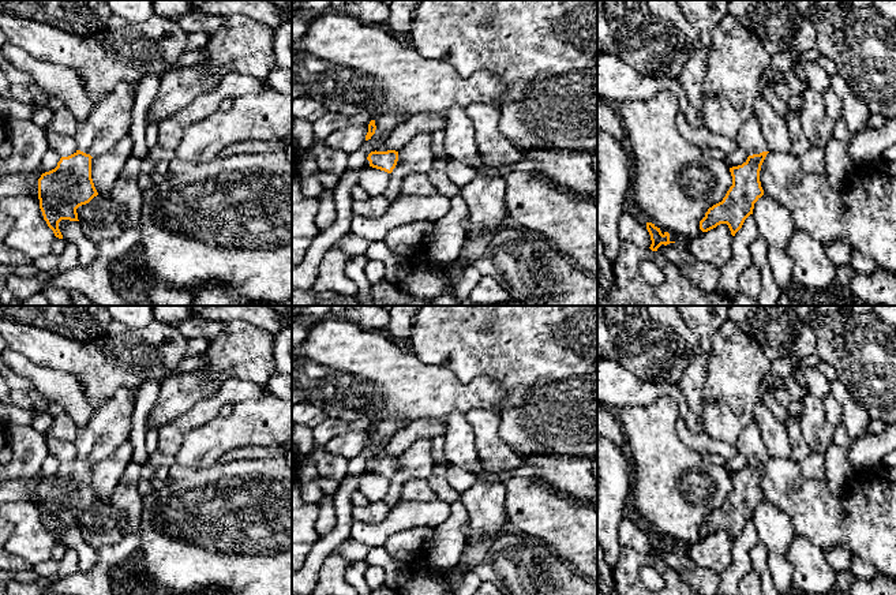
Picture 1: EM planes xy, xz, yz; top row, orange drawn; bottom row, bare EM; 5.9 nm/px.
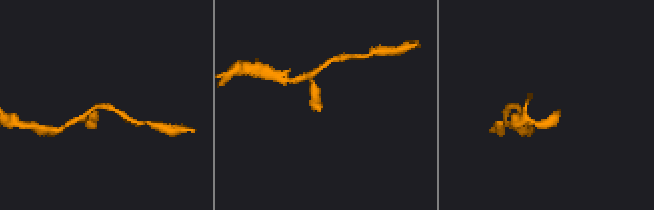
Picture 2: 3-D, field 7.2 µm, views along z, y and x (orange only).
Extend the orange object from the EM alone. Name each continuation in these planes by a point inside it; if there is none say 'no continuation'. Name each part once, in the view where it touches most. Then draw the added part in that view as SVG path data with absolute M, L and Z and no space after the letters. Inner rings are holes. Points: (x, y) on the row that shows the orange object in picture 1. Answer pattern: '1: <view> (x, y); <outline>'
1: yz (750, 138); M751 115L741 127L738 136L735 138L739 147L743 147L749 156L769 151L768 143L765 142L760 120L756 115Z

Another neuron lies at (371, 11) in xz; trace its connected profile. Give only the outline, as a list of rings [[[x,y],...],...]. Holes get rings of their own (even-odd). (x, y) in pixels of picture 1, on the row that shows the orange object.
[[[333,0],[331,12],[355,16],[368,25],[385,26],[390,8],[380,0]]]

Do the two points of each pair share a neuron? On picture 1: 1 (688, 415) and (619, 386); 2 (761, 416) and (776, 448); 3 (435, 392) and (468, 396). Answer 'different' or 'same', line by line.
1: same
2: same
3: same

